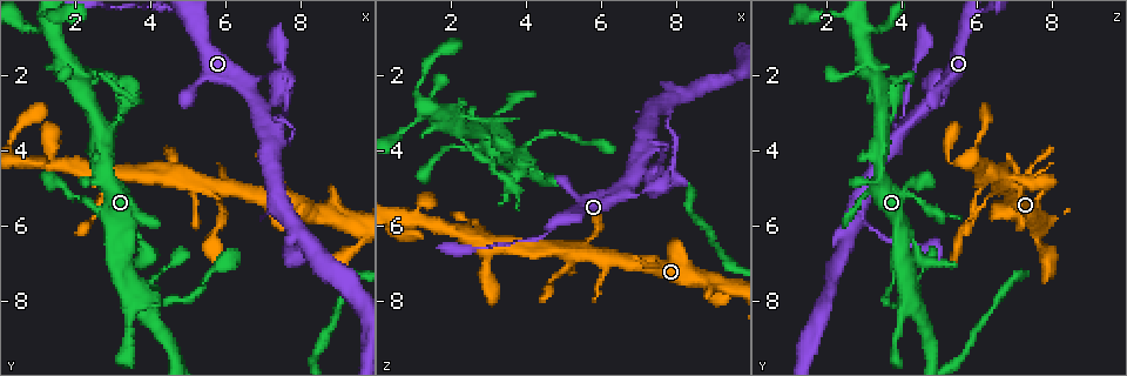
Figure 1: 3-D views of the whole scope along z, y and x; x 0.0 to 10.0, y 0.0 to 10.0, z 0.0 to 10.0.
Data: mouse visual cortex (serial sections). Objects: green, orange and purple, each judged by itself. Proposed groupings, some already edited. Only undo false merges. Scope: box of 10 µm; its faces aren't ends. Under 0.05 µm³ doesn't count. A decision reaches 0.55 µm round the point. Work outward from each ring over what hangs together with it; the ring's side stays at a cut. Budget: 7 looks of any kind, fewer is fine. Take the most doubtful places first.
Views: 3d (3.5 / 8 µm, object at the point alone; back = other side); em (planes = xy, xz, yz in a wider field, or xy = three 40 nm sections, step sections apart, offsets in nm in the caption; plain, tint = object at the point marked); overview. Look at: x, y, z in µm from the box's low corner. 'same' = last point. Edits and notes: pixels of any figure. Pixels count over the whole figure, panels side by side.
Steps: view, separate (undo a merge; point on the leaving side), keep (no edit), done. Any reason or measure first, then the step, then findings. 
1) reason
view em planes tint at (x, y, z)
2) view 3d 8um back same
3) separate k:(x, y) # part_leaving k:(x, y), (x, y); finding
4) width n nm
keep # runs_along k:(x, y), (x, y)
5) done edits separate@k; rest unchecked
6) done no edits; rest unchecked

sharp bend
view 3d 8um at (5.65, 4.95, 6.75)

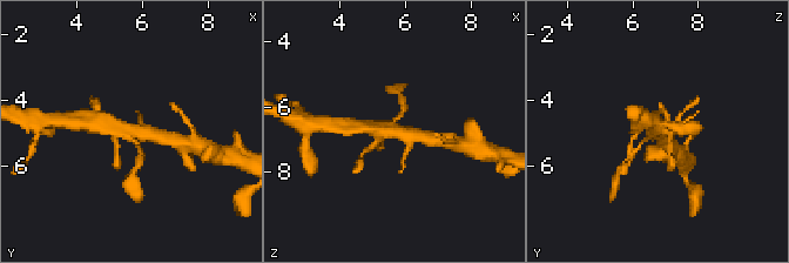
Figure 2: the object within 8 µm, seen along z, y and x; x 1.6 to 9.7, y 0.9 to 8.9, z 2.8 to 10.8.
view 3d 3.5um same

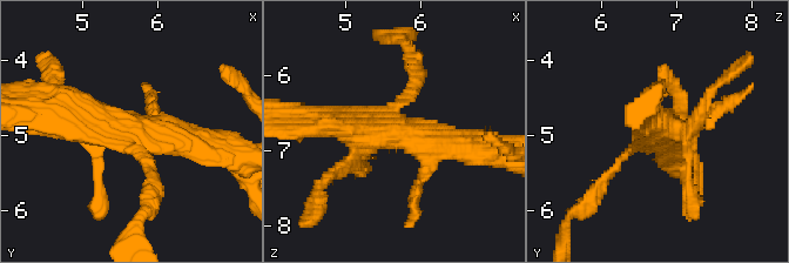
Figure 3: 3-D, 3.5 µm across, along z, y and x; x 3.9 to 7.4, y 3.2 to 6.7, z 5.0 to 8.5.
view em xy step 1 tint at (5.60, 4.90, 6.75)

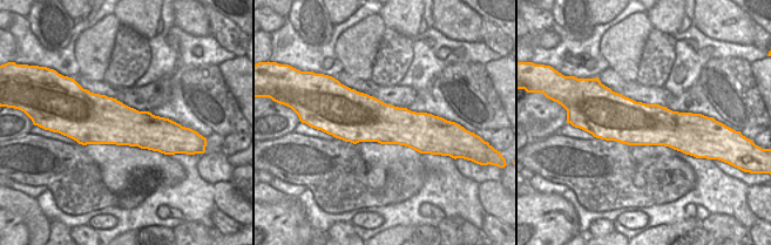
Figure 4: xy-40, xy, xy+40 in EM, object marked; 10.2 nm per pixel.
keep # runs_along 3:(202, 143), (98, 126), (58, 107); one cell here

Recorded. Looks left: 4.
a narrow waist
view 3d 3.5um at (7.20, 3.35, 4.05)

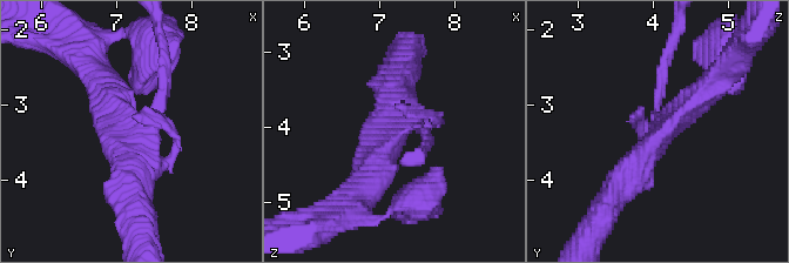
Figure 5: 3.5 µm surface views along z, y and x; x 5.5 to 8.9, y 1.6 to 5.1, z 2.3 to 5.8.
need the tissue
view em xy step 2 tint at (7.25, 3.35, 4.10)

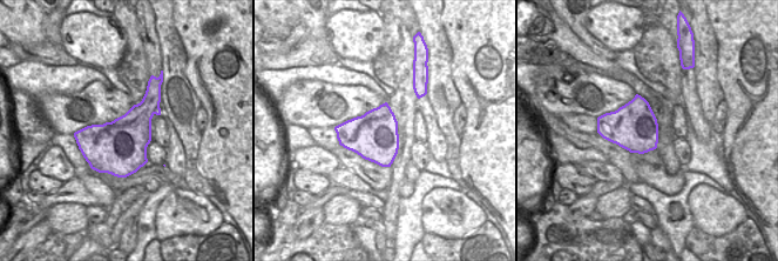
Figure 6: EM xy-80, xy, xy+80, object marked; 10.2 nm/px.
keep # runs_along 5:(712, 83), (669, 122), (609, 202); one cell here

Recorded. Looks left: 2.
sharp bend
view em planes tint at (1.30, 0.75, 2.85)

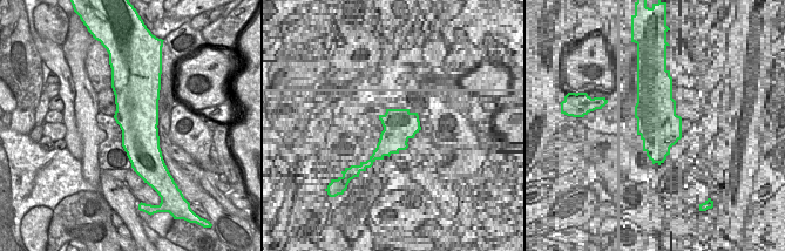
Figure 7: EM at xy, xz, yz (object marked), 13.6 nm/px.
wider look
view 3d 3.5um same

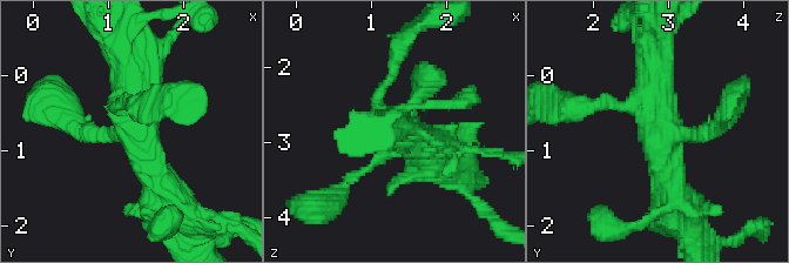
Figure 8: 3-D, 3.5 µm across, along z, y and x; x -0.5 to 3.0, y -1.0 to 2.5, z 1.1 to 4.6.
arm_widths 150, 200, 400, 450 nm
keep # runs_along 8:(673, 199), (655, 120), (607, 102); one cell here

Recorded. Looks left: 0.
done no edits; rest unchecked

